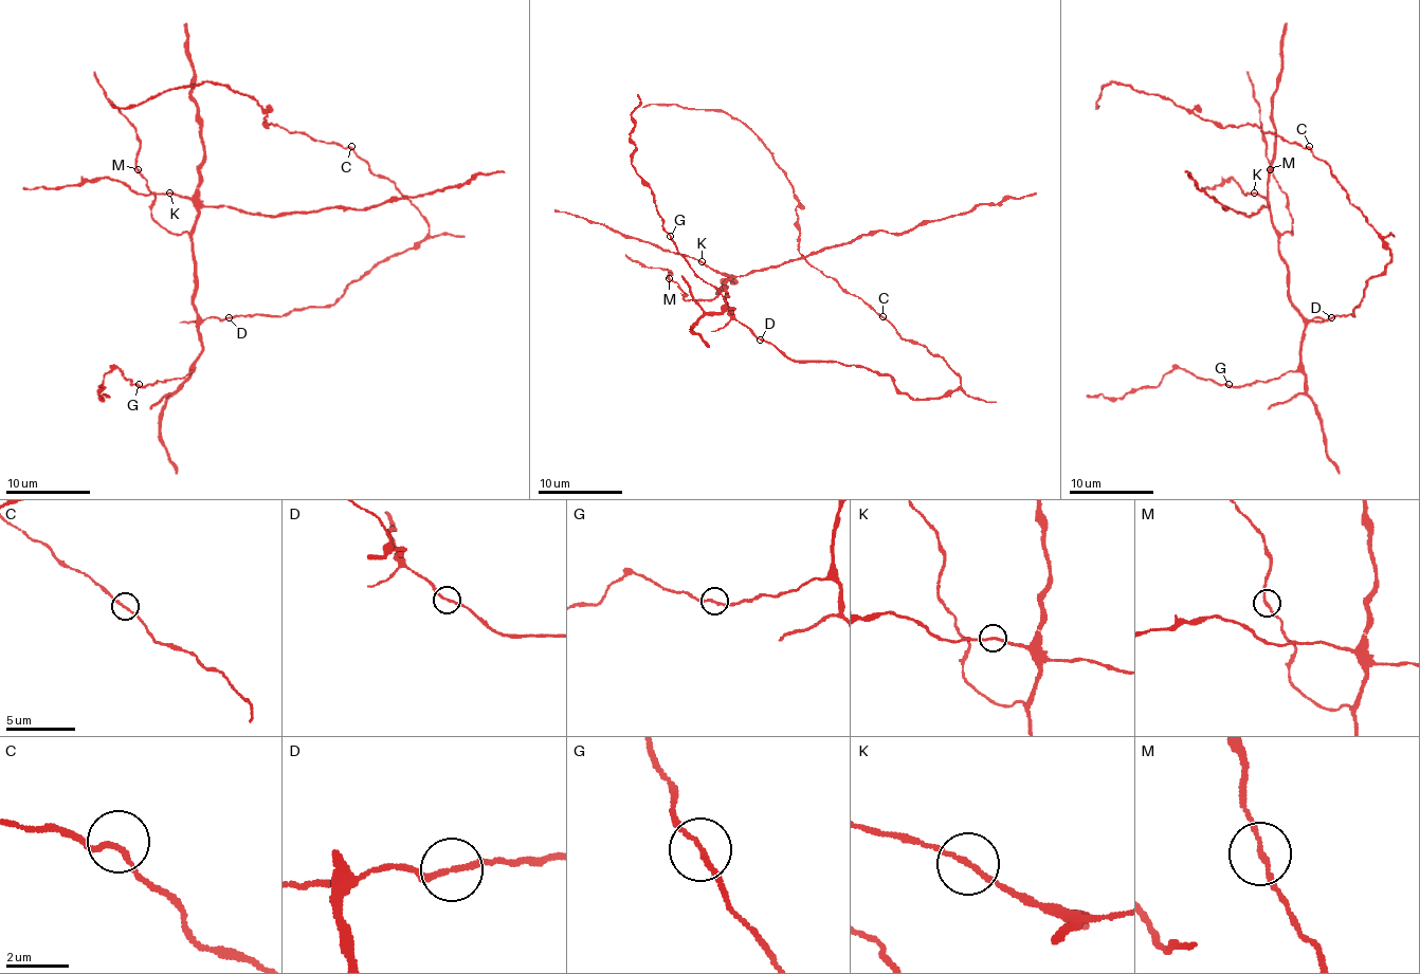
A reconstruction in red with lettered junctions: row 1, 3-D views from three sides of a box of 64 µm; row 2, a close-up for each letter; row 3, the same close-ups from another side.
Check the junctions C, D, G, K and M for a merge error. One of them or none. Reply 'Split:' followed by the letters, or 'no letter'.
Split: no letter

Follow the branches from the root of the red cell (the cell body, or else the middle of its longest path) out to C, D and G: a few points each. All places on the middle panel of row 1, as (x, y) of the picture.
C: (878, 373), (889, 375), (912, 399), (946, 397), (961, 384), (940, 356), (904, 340), (883, 316)
D: (878, 373), (836, 361), (793, 361), (769, 342), (761, 340)
G: (878, 373), (836, 361), (793, 361), (784, 356), (731, 314), (733, 308), (695, 272), (670, 237)

